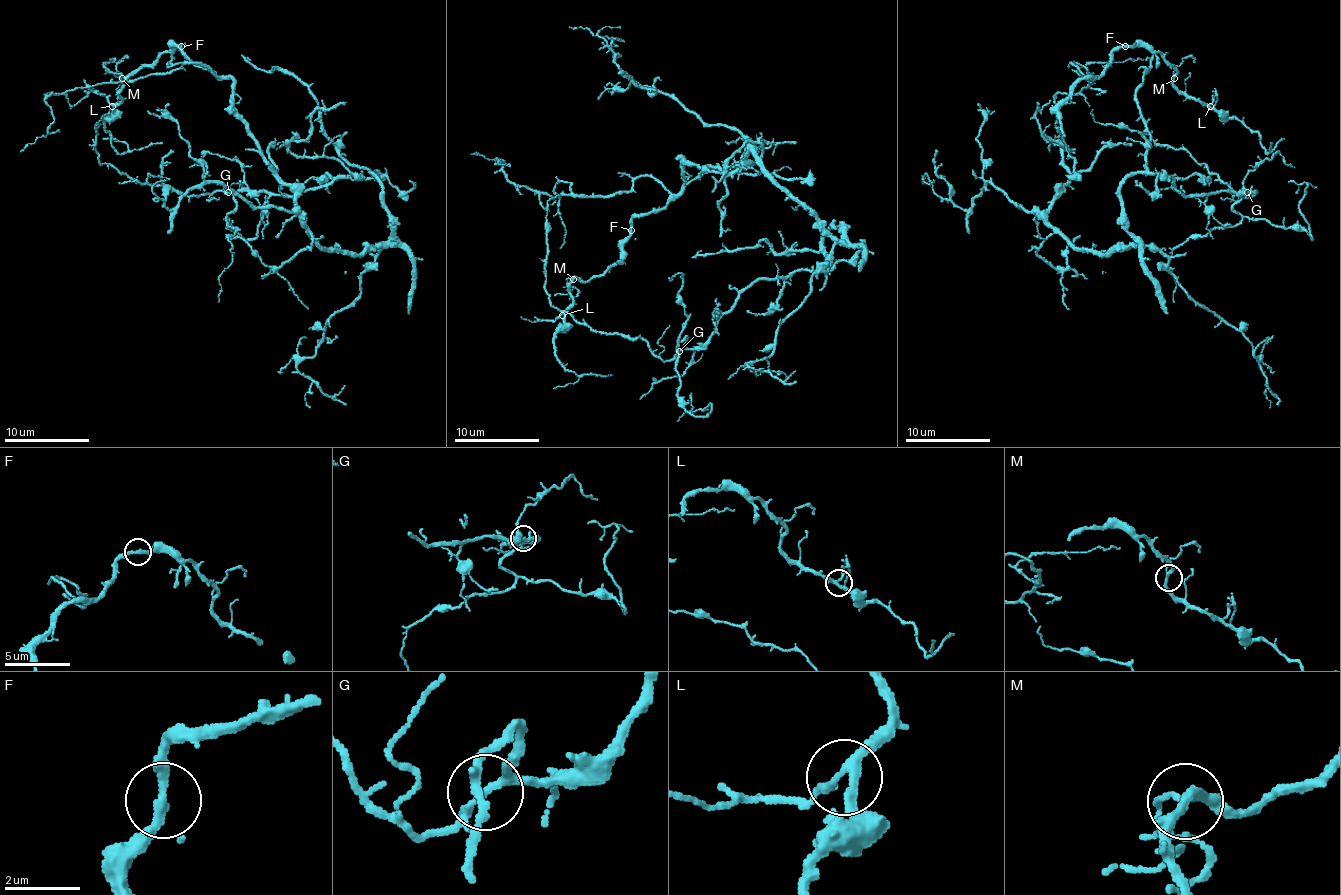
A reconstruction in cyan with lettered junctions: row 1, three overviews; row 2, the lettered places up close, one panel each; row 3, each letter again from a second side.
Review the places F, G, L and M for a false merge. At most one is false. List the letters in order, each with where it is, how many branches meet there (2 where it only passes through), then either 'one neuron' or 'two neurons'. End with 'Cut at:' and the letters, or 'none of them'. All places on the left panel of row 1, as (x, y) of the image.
F: at (181, 46); 3 branches meet; one neuron
G: at (228, 192); 3 branches meet; two neurons
L: at (112, 106); 3 branches meet; one neuron
M: at (122, 78); 3 branches meet; one neuron
Cut at: G

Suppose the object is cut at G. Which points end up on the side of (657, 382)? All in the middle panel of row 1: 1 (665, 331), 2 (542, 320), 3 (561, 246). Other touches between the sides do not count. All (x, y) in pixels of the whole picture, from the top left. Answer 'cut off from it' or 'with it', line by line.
1: cut off from it
2: with it
3: with it

